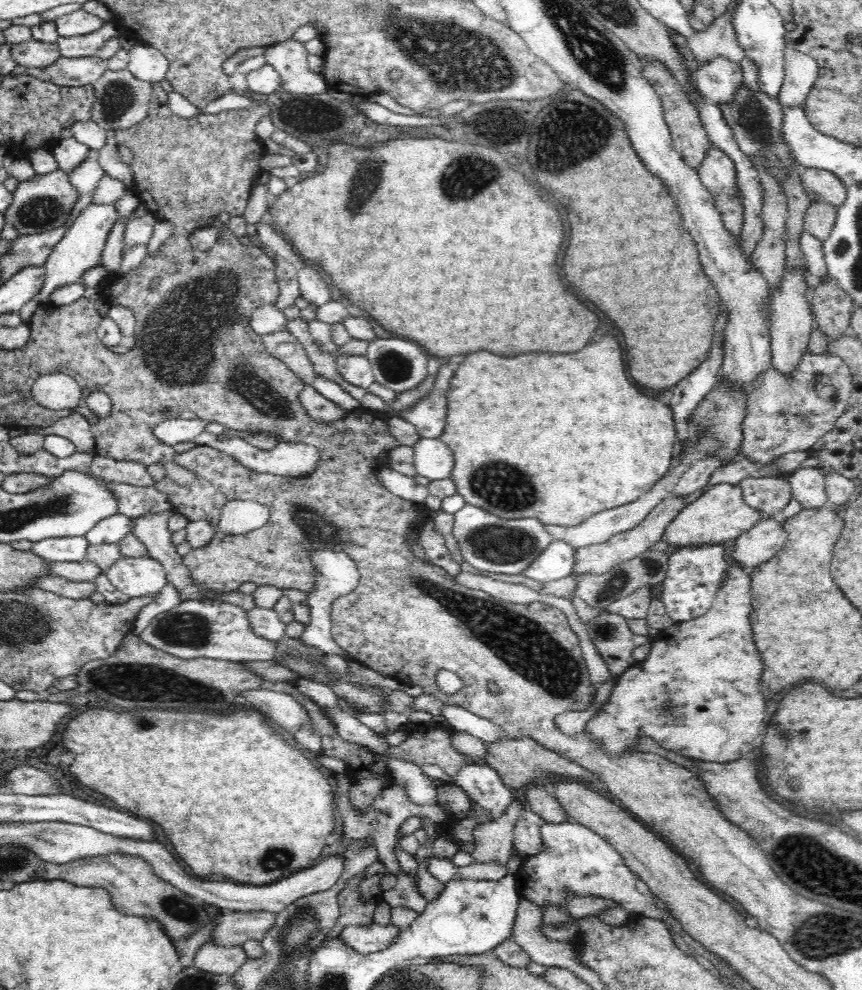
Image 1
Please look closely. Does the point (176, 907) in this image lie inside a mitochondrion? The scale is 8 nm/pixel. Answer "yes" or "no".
yes

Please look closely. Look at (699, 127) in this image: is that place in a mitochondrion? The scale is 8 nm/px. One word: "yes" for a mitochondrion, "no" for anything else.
no

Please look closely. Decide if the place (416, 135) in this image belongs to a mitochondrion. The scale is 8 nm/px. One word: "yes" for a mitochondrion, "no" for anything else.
no

